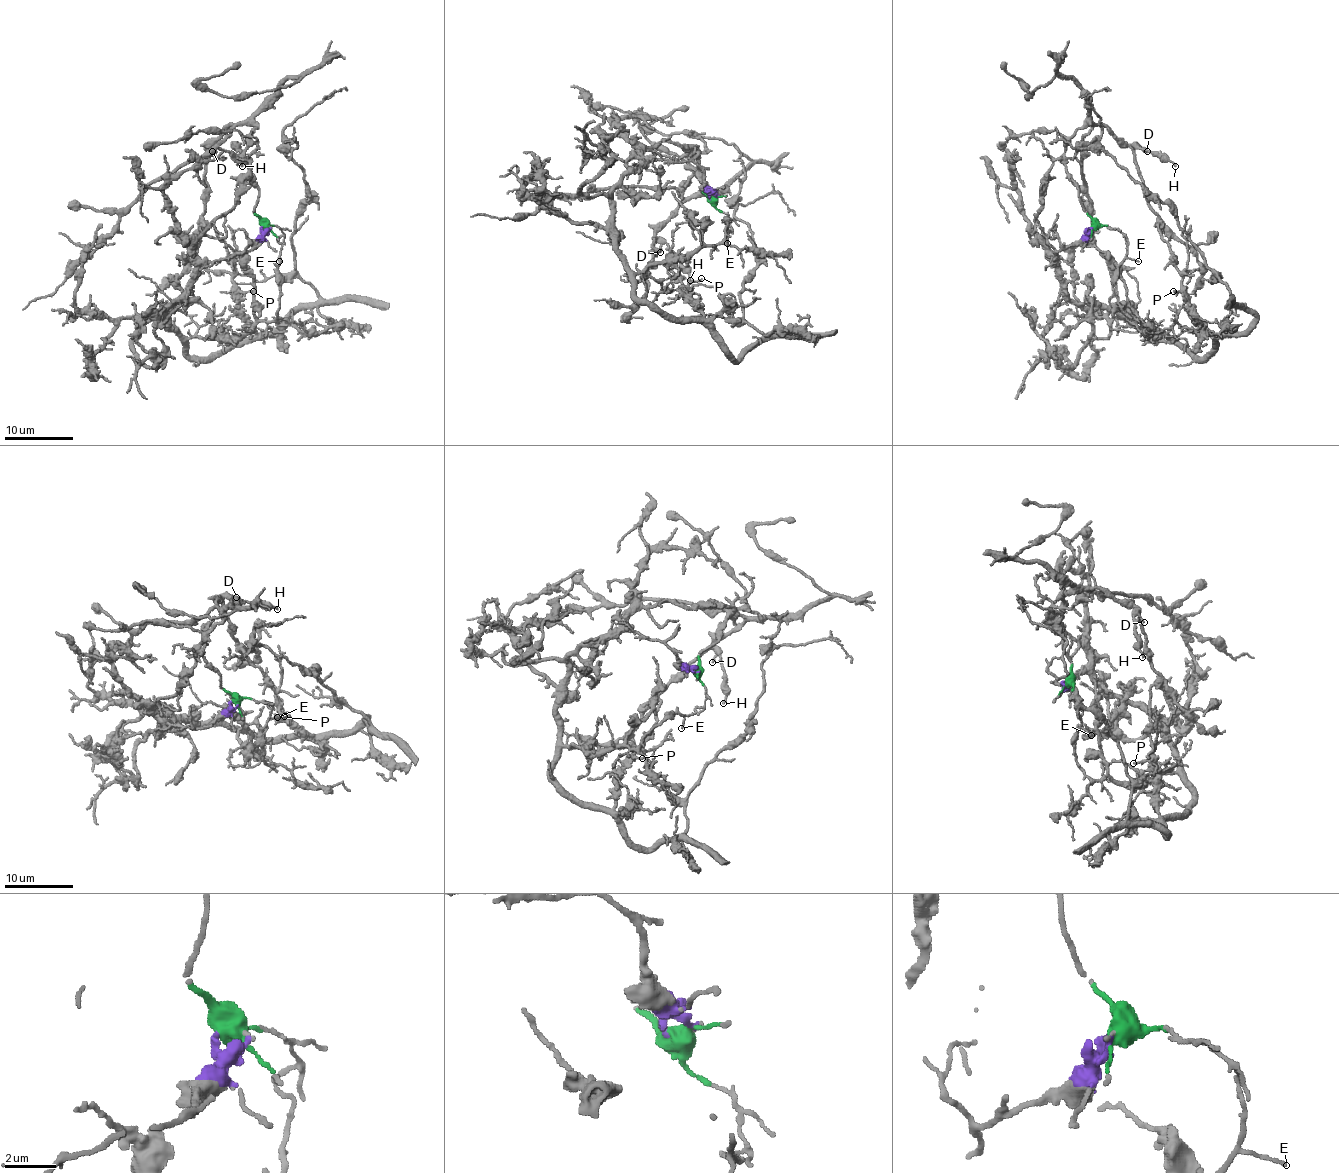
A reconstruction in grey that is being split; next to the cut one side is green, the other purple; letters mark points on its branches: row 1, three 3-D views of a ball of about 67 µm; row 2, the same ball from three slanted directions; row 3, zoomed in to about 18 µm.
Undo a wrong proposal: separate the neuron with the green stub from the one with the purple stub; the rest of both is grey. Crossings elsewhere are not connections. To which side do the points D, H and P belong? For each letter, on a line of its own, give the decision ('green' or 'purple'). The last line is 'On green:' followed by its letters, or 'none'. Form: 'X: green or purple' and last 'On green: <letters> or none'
D: green
H: green
P: purple
On green: D, H

